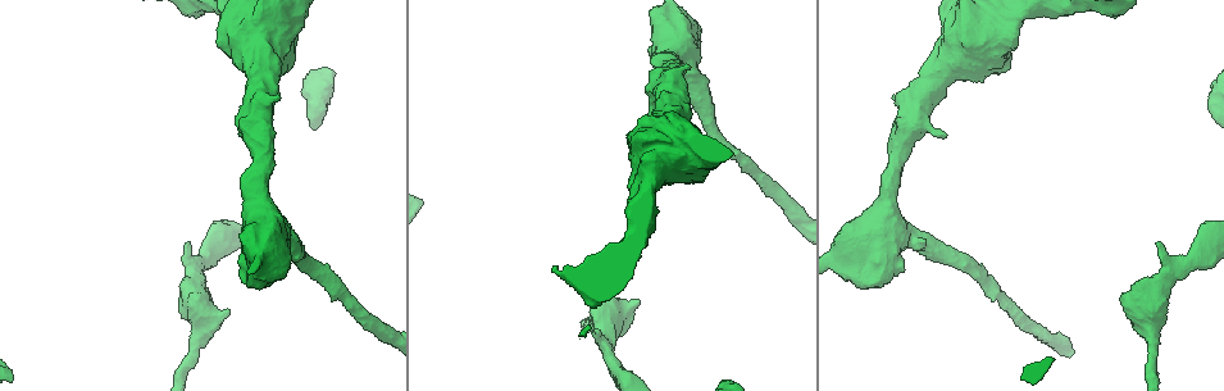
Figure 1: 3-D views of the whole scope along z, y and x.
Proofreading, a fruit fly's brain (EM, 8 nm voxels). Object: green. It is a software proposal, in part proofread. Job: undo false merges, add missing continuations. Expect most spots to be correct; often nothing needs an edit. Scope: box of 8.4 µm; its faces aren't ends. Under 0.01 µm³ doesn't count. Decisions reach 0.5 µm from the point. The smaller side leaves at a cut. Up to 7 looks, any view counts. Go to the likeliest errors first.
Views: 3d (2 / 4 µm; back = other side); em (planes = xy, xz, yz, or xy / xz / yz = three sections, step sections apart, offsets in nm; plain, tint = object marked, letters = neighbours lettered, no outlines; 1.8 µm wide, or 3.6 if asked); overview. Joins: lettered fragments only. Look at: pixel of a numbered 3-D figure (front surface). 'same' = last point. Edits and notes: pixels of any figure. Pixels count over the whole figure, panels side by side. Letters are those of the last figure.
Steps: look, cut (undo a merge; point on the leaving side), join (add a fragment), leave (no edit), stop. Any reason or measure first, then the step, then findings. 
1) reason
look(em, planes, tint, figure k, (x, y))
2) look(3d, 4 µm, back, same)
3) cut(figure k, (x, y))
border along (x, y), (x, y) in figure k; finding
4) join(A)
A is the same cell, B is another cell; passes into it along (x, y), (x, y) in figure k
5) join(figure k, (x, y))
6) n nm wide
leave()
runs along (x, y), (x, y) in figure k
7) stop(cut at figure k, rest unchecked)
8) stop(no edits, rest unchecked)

an open end
look(3d, 4 µm, figure 1, (1158, 241))

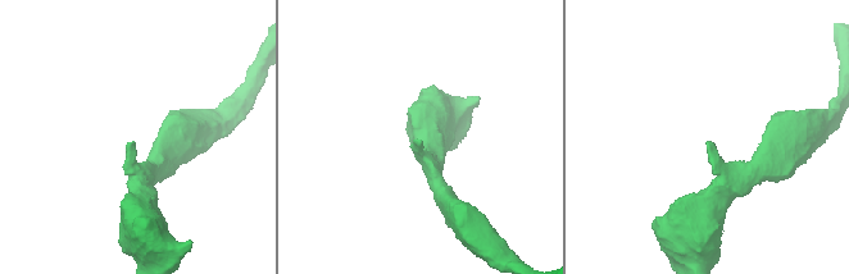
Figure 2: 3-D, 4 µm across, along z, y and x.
need the tissue
look(em, 3.6 µm, yz, step 8, tint, figure 2, (132, 142))

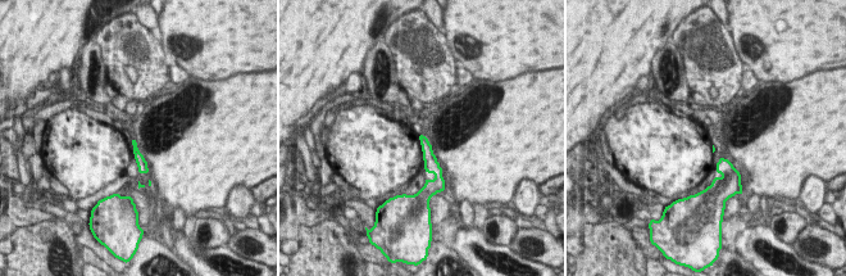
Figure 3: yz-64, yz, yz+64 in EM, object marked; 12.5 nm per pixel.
look(em, 3.6 µm, planes, letters, same)

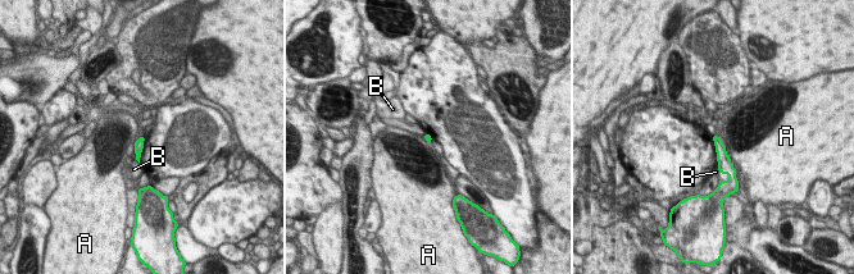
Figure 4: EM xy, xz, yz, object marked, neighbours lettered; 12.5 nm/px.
A touches over 300 nm
leave()
A and B are other cells; border along (717, 136), (728, 156) in figure 4; none of them fits

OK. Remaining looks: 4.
look(em, planes, letters, figure 1, (650, 112))

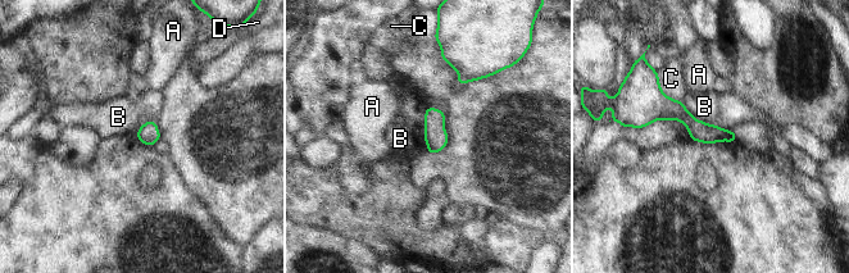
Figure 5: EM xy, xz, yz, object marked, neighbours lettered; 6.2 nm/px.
C touches over 260 nm
leave()
A, B, C and D are other cells; runs along (640, 119), (679, 112), (732, 137) in figure 5; none of them fits

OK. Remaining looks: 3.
look(3d, 4 µm, figure 1, (877, 246))

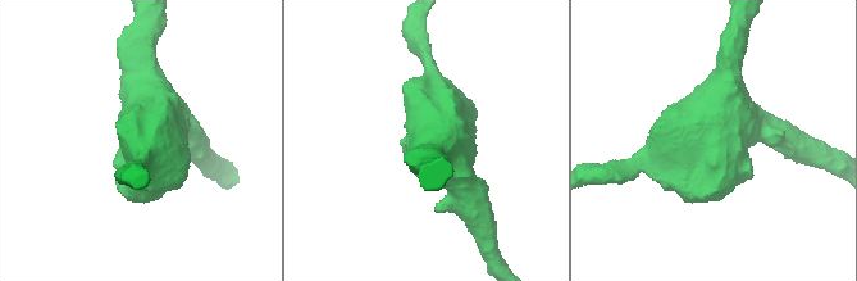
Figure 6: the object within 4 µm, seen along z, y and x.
look(em, 3.6 µm, yz, step 16, letters, figure 6, (719, 141))

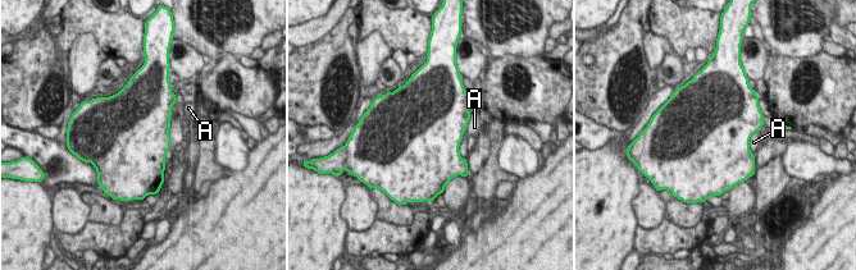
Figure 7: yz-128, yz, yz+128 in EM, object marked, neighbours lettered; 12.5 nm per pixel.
leave()
A is another cell; border along (470, 115), (459, 147), (461, 159) in figure 7; all the same neuron

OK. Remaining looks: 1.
stop(no edits, rest unchecked)

